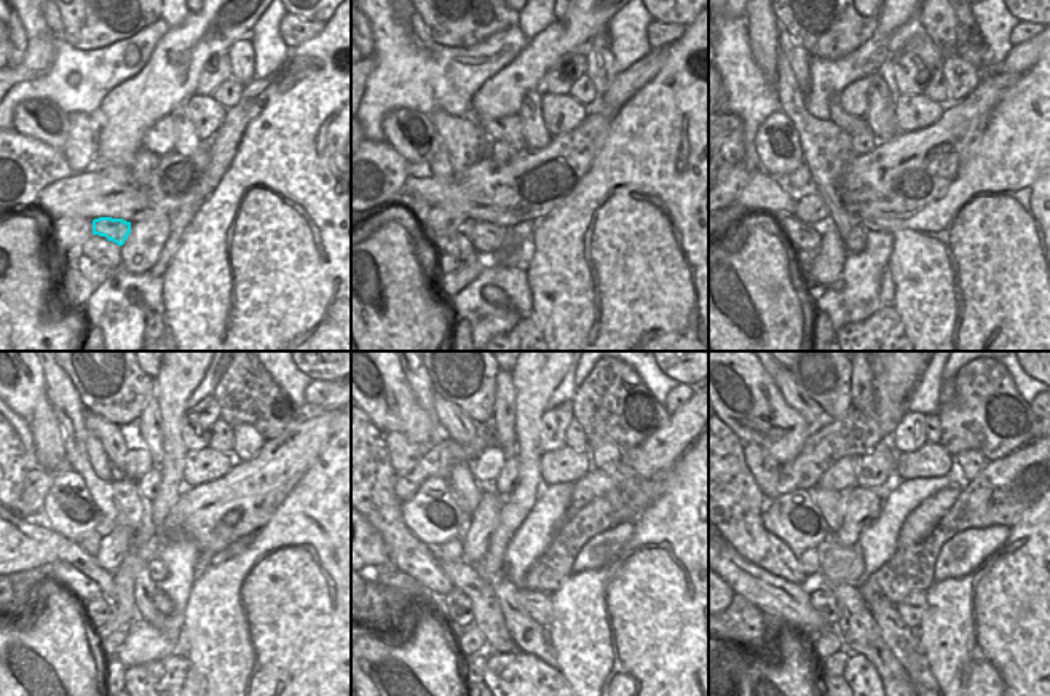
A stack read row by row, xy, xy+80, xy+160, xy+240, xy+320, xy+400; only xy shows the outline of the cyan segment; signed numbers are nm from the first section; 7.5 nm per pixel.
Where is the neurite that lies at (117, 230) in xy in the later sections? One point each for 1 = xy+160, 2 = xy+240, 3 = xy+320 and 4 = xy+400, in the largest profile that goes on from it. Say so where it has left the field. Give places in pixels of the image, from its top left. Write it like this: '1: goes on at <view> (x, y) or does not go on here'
1: goes on at xy+160 (854, 243)
2: goes on at xy+240 (161, 601)
3: goes on at xy+320 (538, 605)
4: goes on at xy+400 (911, 608)

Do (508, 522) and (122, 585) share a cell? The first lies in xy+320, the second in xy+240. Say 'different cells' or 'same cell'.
same cell

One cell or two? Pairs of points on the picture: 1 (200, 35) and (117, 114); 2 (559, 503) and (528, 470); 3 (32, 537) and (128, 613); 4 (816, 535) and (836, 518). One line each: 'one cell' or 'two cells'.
1: one cell
2: two cells
3: two cells
4: two cells

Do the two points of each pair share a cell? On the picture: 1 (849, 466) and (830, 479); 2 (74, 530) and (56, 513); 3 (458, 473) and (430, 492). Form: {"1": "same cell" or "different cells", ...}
{"1": "same cell", "2": "same cell", "3": "different cells"}

